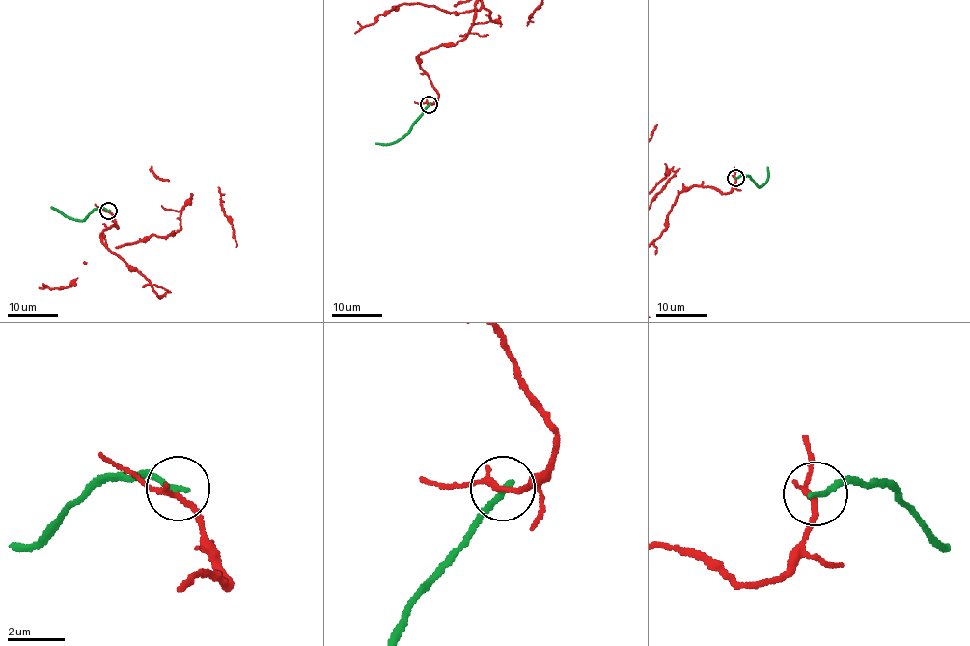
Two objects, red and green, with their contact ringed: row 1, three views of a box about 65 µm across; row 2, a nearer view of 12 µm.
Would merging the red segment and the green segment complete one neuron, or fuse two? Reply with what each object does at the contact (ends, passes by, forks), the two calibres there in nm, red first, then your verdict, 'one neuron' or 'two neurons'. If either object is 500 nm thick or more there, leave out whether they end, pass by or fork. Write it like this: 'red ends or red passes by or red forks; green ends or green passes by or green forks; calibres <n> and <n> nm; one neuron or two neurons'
red passes by; green ends; calibres 190 and 240 nm; two neurons

